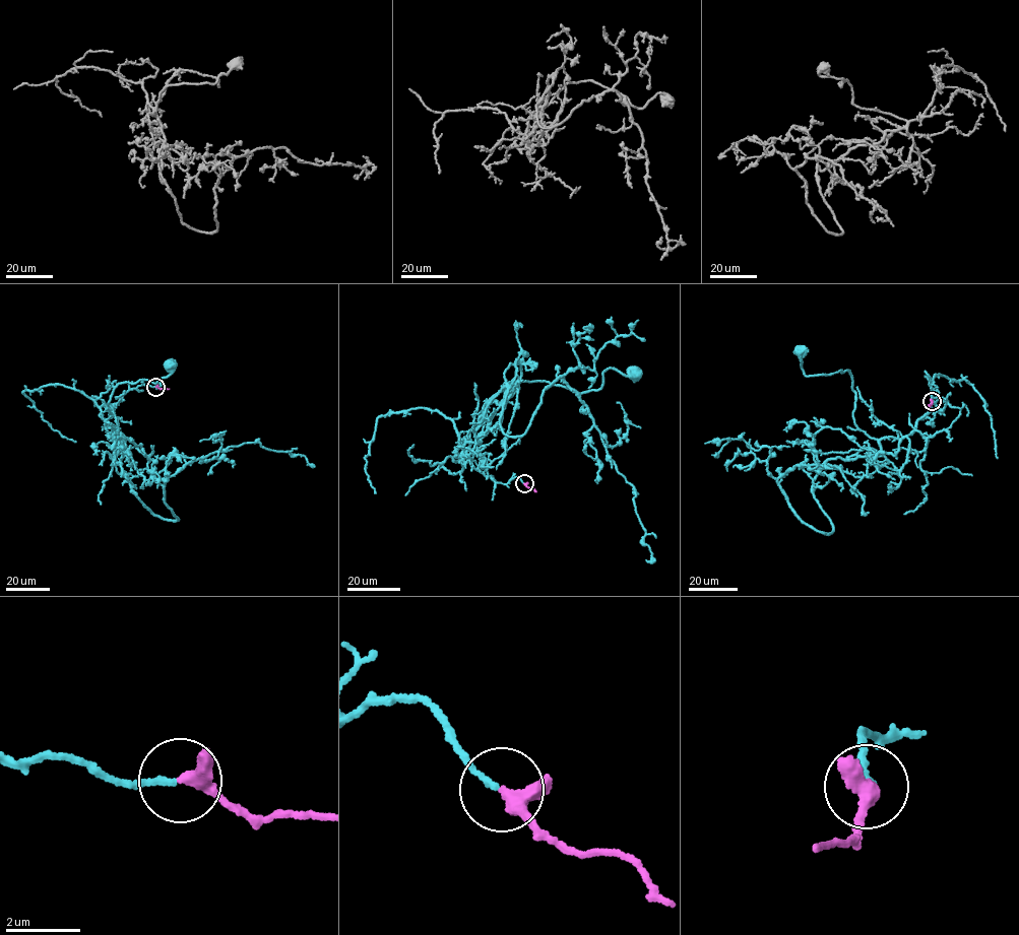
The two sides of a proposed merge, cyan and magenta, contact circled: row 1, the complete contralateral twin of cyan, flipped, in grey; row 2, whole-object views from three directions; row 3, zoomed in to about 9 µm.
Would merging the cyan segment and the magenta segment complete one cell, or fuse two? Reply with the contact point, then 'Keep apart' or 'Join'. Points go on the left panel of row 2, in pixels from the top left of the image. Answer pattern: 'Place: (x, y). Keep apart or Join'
Place: (155, 387). Join

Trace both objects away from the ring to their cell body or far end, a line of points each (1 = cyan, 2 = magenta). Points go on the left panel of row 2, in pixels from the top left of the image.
1: (155, 387), (138, 386), (101, 407), (118, 439), (113, 390), (144, 379), (161, 384), (156, 388), (170, 364)
2: (155, 387), (169, 389)

